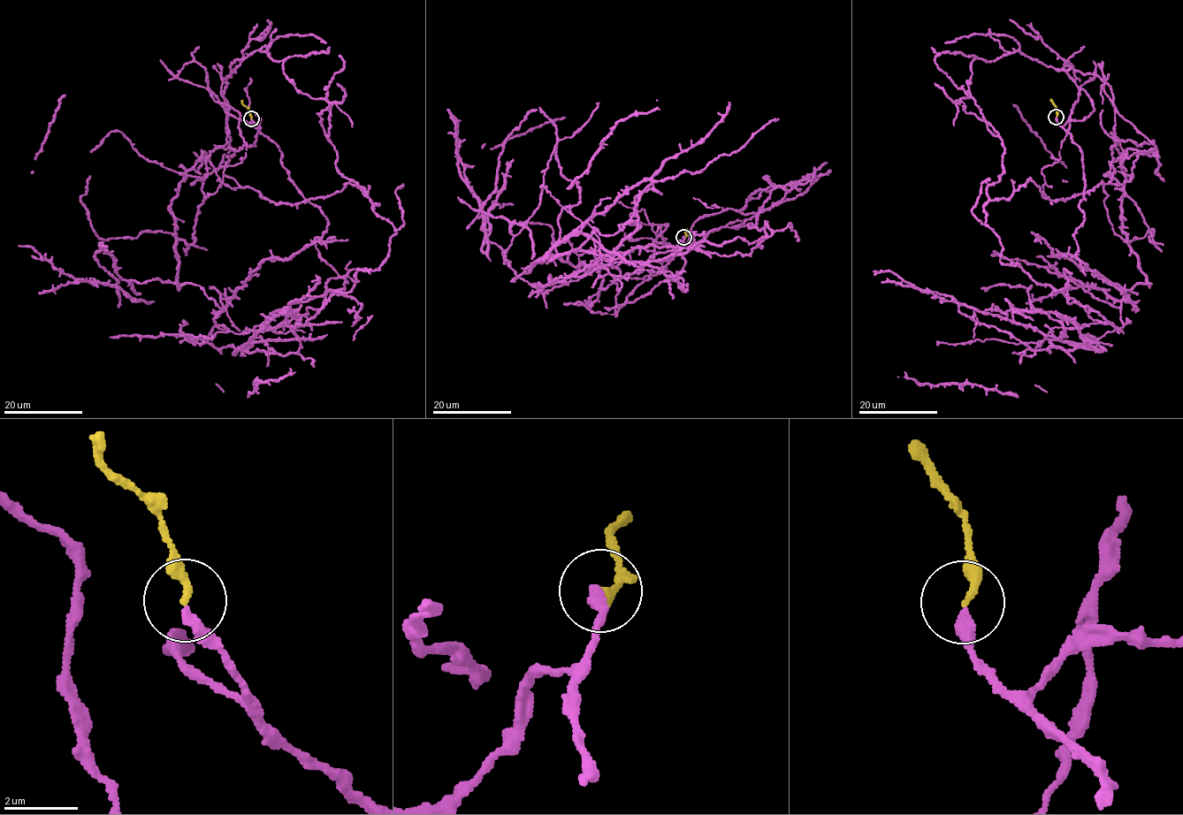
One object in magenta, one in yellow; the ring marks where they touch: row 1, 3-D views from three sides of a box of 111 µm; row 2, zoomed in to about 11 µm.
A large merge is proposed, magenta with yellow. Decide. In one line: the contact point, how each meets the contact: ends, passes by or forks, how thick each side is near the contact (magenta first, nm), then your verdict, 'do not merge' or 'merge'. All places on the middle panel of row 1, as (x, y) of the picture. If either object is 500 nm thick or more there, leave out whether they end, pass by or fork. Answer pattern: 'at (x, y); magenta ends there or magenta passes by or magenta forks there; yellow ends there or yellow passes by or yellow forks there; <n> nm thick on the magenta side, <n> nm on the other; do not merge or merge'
at (683, 237); magenta ends there; yellow ends there; 280 nm thick on the magenta side, 200 nm on the other; merge

